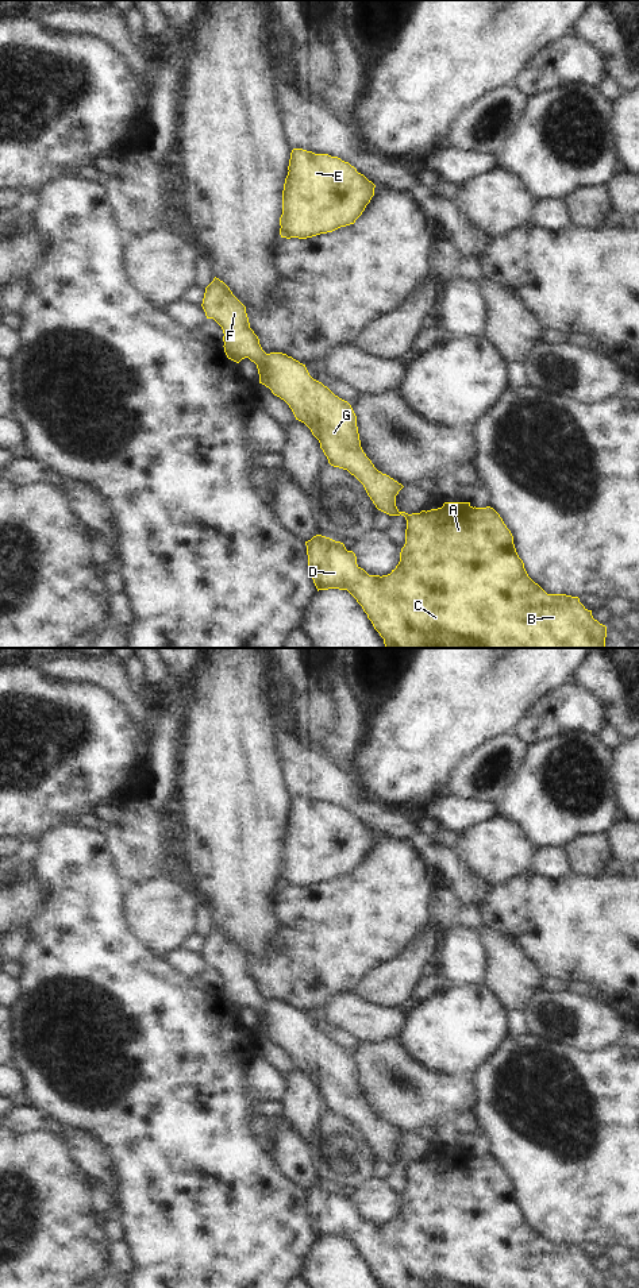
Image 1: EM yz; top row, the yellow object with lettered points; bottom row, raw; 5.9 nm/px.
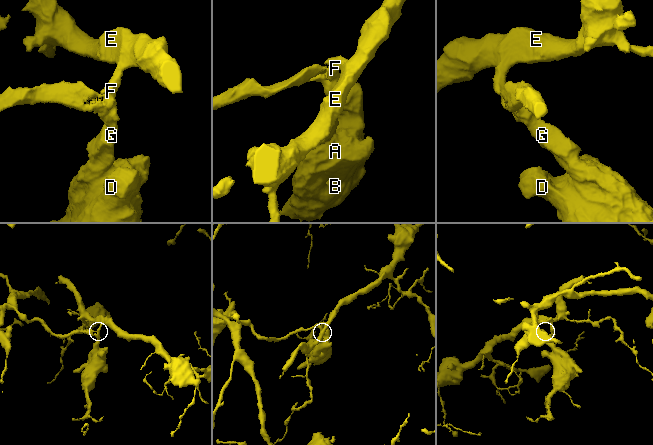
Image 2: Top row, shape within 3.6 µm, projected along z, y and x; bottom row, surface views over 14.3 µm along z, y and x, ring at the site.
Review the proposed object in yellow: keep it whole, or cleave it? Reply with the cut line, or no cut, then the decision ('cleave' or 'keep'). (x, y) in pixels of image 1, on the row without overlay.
cut in yz along (265, 1002), (264, 1015), (269, 1036); cleave

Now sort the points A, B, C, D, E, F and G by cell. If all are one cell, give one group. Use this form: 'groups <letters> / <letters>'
groups A B C D G / E F

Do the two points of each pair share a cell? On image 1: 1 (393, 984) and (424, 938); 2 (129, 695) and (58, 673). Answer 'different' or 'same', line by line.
1: same
2: same

